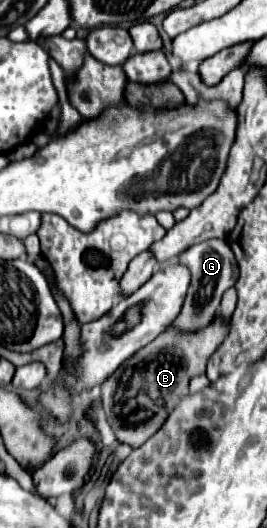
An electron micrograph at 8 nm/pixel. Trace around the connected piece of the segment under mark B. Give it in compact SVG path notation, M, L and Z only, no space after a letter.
M218 318L208 328L192 334L168 328L152 344L128 358L102 386L102 406L118 440L134 448L142 446L144 440L164 424L168 412L184 396L188 380L206 372L206 360L220 346L226 334L228 326Z

